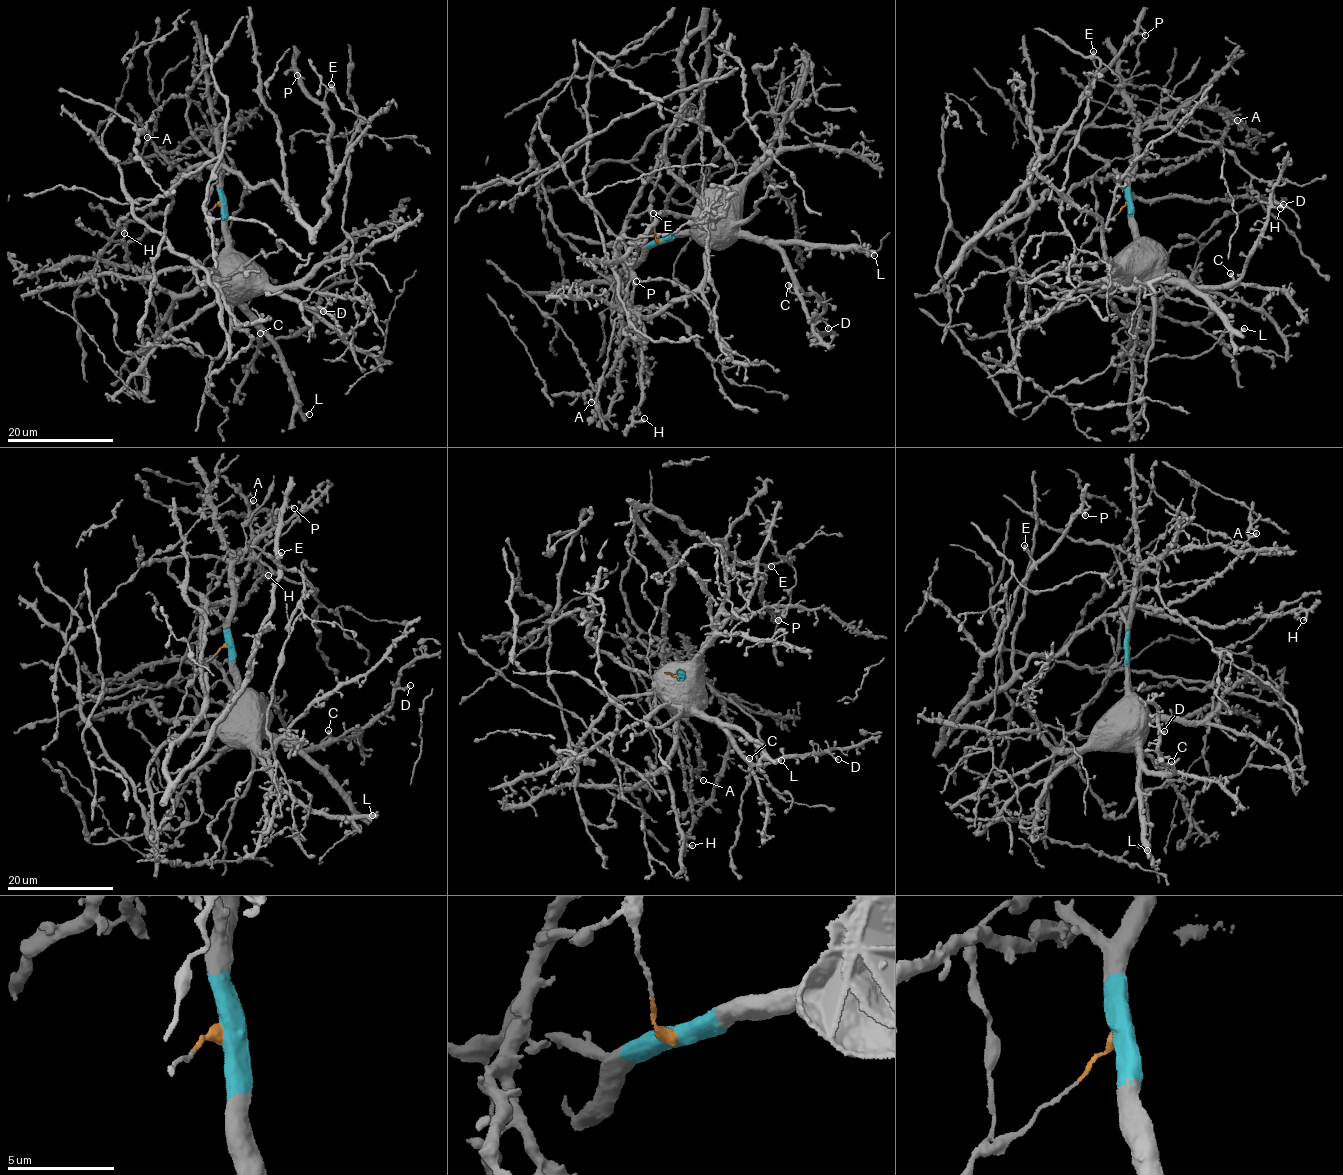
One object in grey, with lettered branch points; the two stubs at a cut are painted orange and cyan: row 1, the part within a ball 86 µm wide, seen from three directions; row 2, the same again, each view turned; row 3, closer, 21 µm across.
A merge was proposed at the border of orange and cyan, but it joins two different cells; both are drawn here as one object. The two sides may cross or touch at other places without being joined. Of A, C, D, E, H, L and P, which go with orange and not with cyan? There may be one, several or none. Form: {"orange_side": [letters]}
{"orange_side": ["A", "E", "H", "P"]}

